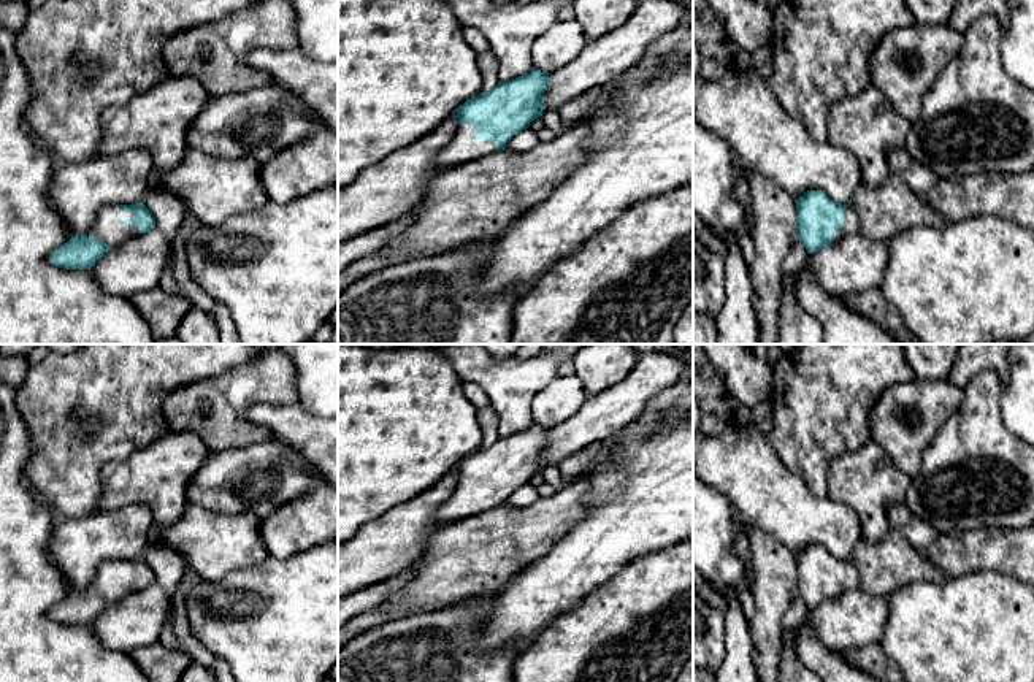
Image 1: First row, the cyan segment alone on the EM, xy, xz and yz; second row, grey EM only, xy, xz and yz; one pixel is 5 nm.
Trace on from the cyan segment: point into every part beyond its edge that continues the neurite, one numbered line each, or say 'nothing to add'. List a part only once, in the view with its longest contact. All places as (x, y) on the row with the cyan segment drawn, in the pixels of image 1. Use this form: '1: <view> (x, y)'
1: xy (105, 227)

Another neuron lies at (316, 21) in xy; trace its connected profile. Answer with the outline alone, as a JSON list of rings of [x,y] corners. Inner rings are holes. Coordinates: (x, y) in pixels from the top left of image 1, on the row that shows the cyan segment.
[[[338,0],[290,2],[295,10],[297,49],[316,62],[338,62]]]

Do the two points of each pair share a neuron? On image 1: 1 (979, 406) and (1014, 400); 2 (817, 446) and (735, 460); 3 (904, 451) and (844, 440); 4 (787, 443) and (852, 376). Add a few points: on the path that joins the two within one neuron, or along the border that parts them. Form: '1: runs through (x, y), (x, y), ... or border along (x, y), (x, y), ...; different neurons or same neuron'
1: border along (1003, 381), (1001, 421), (1017, 436); different neurons
2: border along (765, 435), (777, 459), (803, 479); different neurons
3: border along (876, 403), (869, 417), (869, 440); different neurons
4: runs through (803, 427), (836, 392); same neuron

